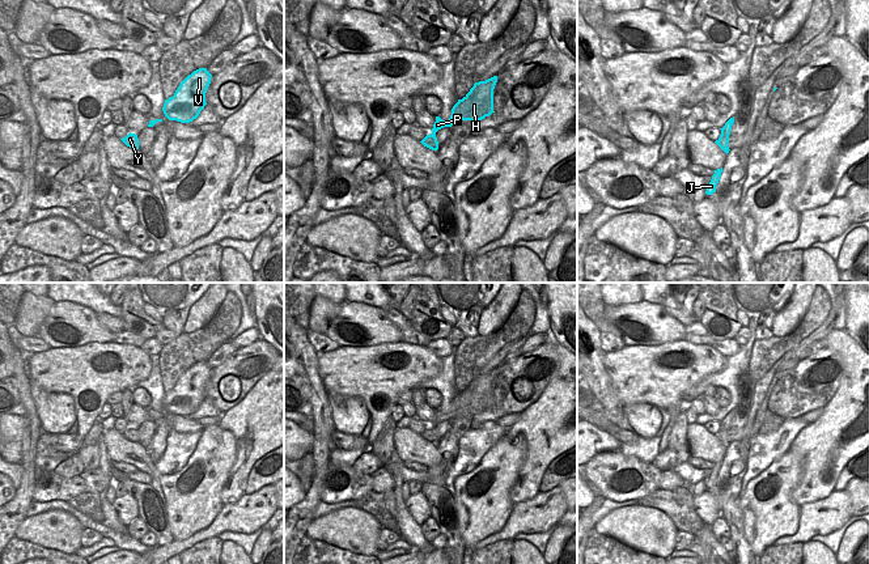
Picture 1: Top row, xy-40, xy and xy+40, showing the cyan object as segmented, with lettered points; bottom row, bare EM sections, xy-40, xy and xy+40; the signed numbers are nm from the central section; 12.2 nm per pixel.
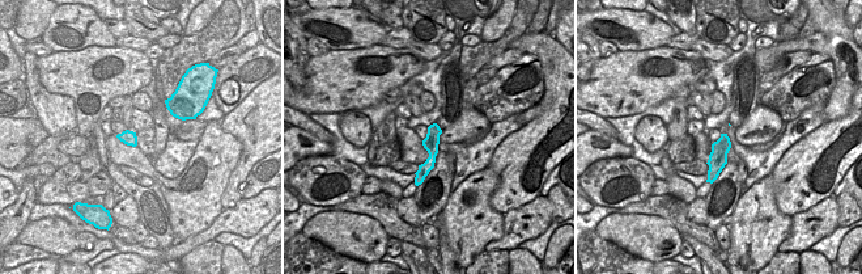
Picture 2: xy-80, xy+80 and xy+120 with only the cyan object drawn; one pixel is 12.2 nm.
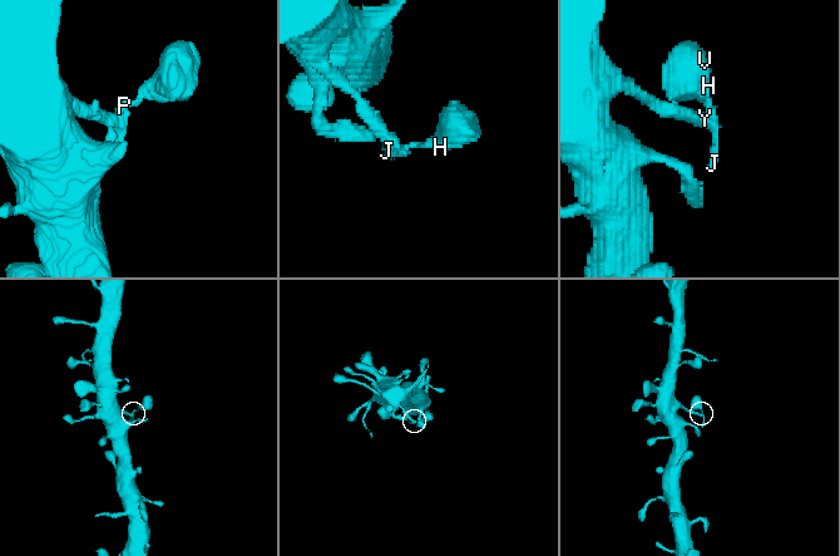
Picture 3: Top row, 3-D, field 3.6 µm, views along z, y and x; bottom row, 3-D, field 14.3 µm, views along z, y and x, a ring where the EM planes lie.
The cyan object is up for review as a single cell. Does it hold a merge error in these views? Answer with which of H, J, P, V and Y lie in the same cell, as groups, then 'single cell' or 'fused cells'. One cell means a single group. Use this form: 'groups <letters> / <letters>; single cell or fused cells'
groups H J P V Y; single cell

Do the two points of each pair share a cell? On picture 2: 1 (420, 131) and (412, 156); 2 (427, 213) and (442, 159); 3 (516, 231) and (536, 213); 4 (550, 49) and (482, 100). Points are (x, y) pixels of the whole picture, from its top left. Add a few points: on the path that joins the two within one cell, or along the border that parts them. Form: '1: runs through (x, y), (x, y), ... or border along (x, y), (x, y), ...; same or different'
1: border along (412, 130), (421, 140); different
2: runs through (438, 199), (444, 194), (442, 172); same
3: runs through (521, 226), (531, 218); same
4: border along (523, 53), (531, 53), (538, 58); different

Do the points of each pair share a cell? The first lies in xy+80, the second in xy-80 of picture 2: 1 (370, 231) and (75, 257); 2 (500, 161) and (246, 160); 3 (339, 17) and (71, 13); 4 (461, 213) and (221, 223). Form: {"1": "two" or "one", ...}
{"1": "two", "2": "one", "3": "one", "4": "two"}

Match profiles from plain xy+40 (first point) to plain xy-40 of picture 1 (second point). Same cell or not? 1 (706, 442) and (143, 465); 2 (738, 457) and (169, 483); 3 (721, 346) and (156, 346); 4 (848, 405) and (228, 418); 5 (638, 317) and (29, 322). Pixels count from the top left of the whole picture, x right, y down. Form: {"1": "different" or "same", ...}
{"1": "same", "2": "different", "3": "same", "4": "same", "5": "different"}

